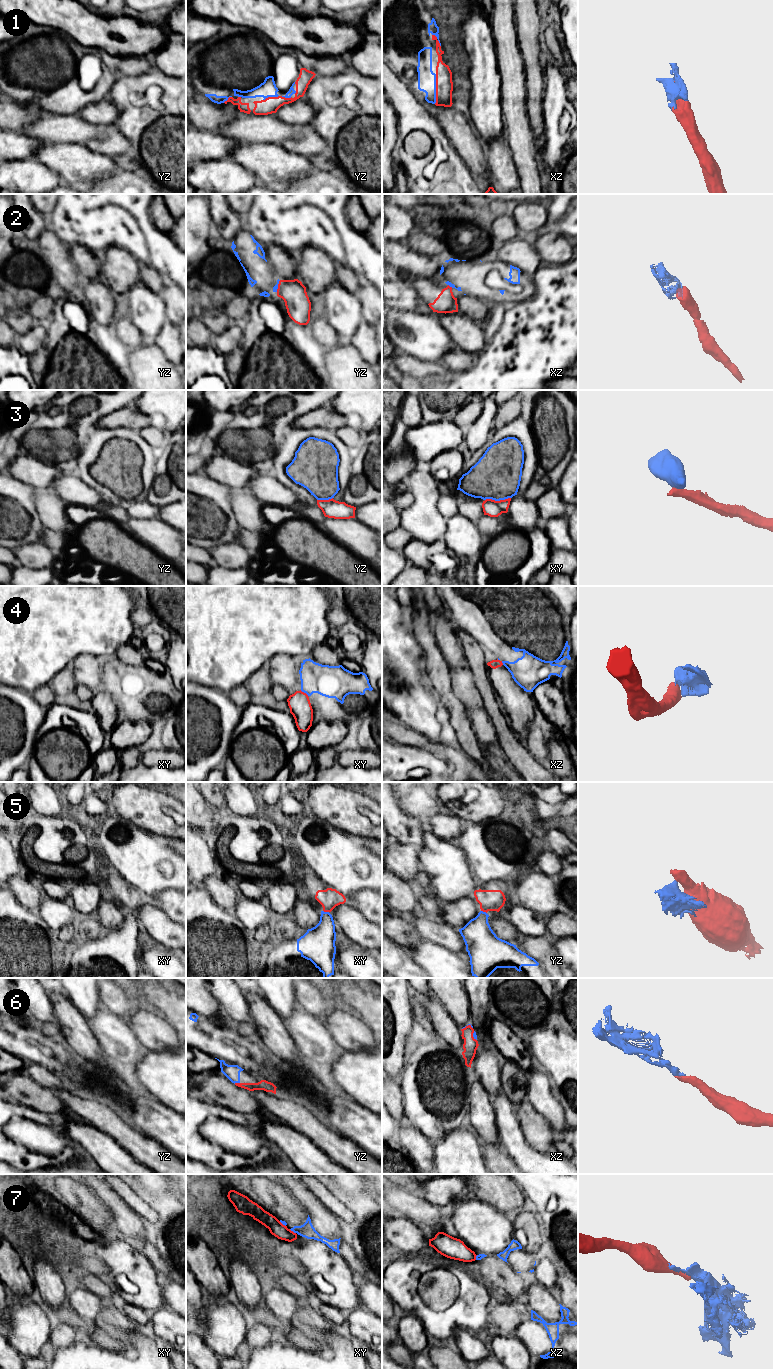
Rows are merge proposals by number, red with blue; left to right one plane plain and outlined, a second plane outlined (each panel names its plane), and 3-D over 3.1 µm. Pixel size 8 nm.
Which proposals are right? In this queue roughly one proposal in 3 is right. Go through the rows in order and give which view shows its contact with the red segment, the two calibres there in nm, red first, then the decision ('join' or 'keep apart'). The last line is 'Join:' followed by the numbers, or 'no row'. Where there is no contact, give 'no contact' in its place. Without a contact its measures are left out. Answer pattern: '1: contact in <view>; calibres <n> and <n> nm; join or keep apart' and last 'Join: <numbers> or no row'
1: contact in xz; calibres 140 and 140 nm; join
2: contact in yz; calibres 200 and 40 nm; keep apart
3: contact in xy; calibres 140 and 380 nm; keep apart
4: contact in xy; calibres 180 and 260 nm; keep apart
5: contact in xy; calibres 160 and 260 nm; keep apart
6: contact in yz; calibres 80 and 120 nm; join
7: contact in xy; calibres 120 and 120 nm; keep apart
Join: 1, 6

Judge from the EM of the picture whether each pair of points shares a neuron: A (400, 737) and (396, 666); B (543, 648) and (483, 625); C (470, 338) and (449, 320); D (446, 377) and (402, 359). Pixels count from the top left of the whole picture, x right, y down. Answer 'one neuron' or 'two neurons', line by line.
A: two neurons
B: one neuron
C: one neuron
D: one neuron

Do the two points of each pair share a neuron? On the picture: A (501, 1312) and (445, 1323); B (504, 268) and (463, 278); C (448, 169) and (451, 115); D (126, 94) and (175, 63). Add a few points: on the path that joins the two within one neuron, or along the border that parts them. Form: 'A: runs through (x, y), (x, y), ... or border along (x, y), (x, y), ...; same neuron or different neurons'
A: border along (490, 1303), (488, 1315); different neurons
B: runs through (494, 266), (487, 266), (473, 272); same neuron
C: border along (437, 120), (463, 160); different neurons
D: border along (161, 69), (164, 73); different neurons

